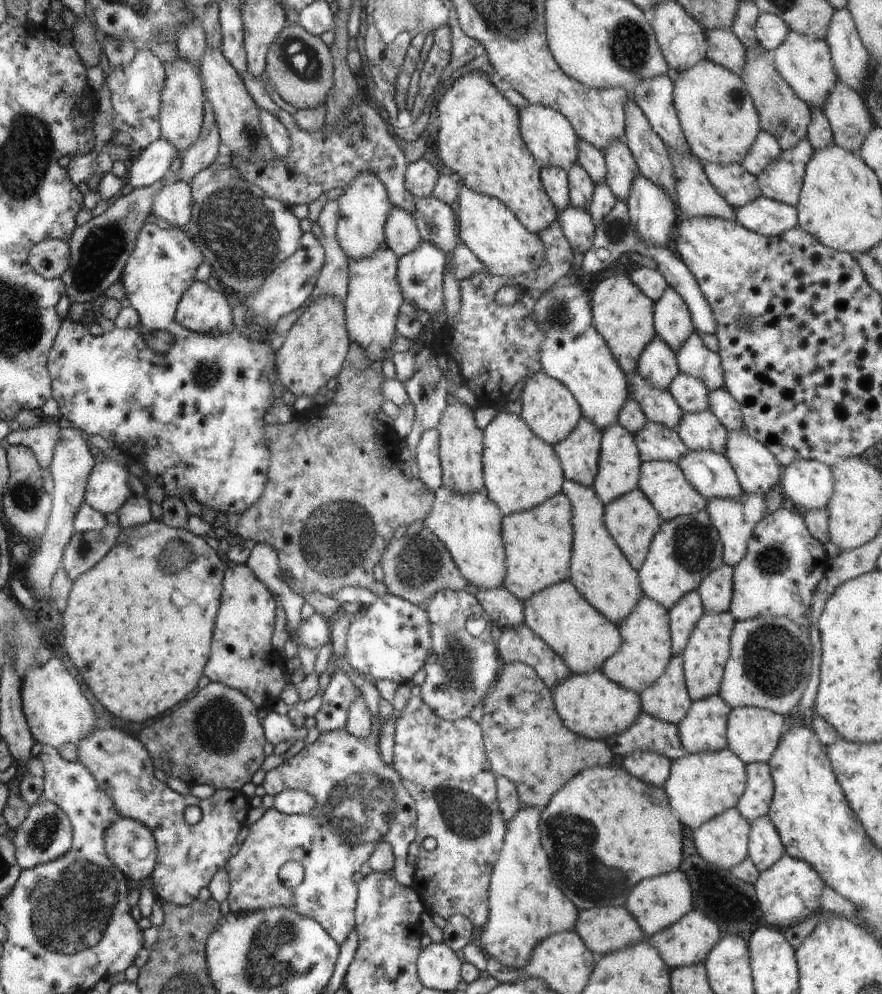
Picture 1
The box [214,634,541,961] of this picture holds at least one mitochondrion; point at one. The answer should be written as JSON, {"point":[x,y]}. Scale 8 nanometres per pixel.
{"point":[361,806]}

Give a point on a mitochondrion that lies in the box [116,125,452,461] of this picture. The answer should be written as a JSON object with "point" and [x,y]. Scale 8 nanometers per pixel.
{"point":[242,234]}

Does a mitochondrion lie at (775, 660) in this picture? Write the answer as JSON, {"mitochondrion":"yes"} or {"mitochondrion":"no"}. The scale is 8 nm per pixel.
{"mitochondrion":"yes"}

